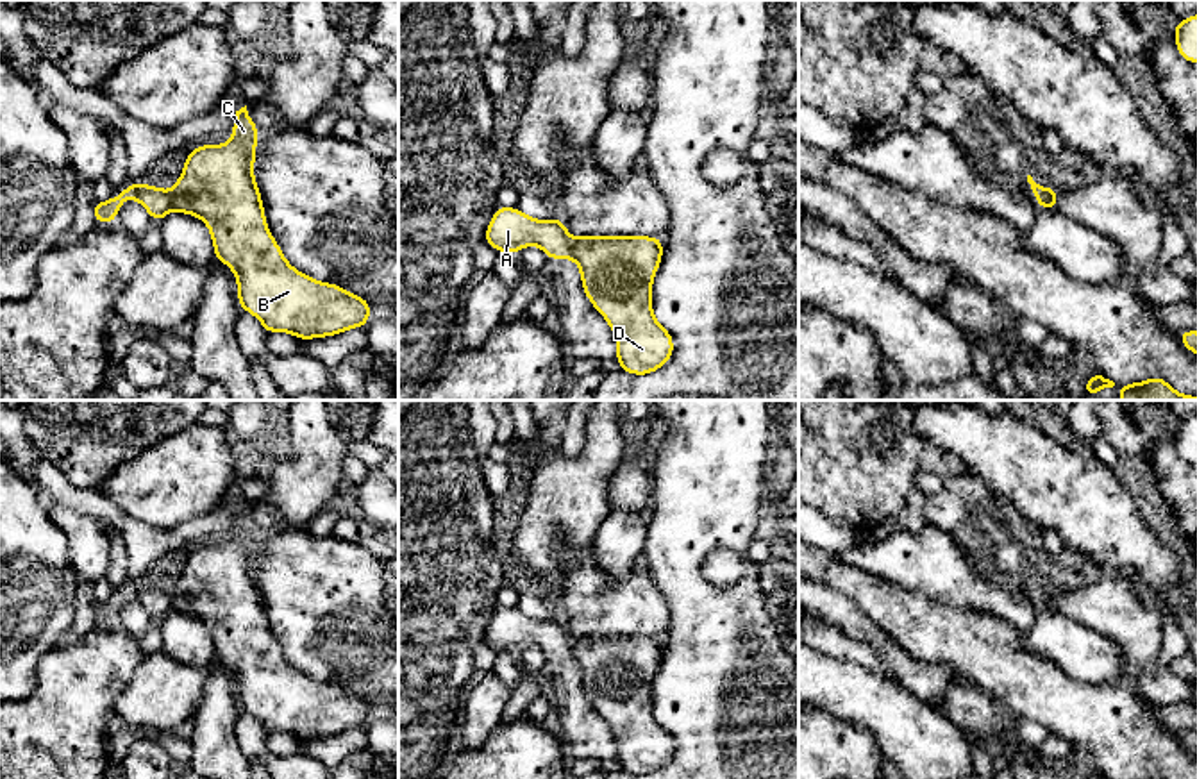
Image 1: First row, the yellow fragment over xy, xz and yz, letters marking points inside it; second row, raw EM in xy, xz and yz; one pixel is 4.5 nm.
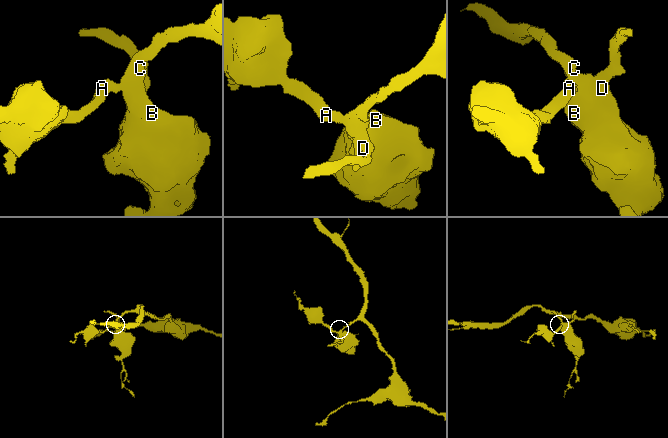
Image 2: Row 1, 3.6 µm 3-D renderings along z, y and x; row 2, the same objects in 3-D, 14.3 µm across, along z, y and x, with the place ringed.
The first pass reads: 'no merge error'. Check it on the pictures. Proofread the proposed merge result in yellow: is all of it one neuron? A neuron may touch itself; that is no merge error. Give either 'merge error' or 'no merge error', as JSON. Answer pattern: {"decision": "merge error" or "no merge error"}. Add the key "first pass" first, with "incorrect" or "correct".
{"first pass": "incorrect", "decision": "merge error"}

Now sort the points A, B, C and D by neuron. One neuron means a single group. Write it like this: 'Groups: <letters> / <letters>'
Groups: A / B C D

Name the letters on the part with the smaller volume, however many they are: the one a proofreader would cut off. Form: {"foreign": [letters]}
{"foreign": ["A"]}

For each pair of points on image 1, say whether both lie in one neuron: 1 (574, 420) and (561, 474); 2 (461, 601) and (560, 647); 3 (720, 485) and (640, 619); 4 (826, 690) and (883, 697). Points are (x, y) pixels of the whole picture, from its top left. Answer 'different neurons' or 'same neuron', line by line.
1: different neurons
2: different neurons
3: different neurons
4: same neuron

